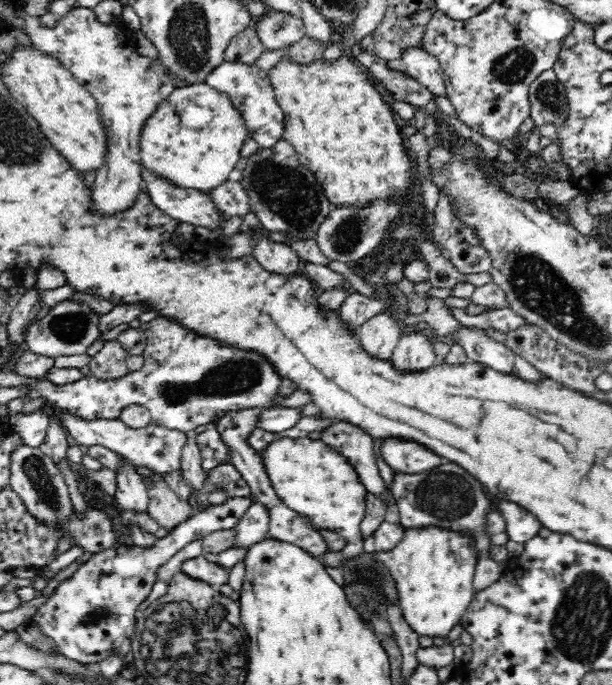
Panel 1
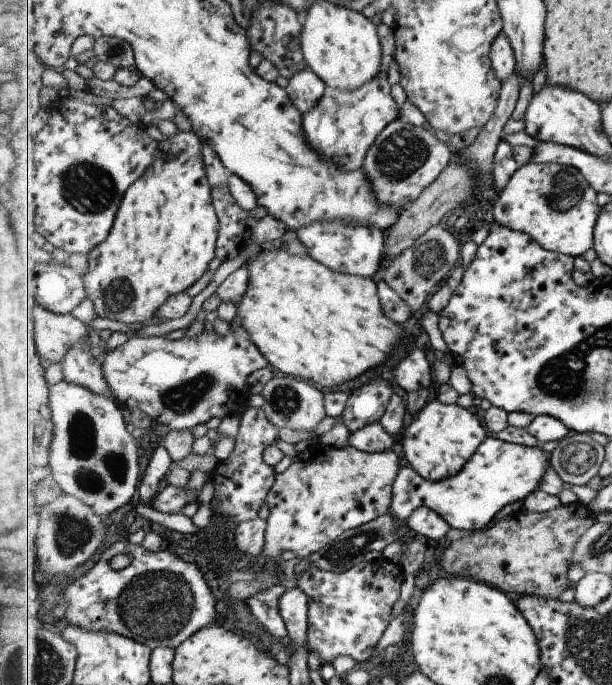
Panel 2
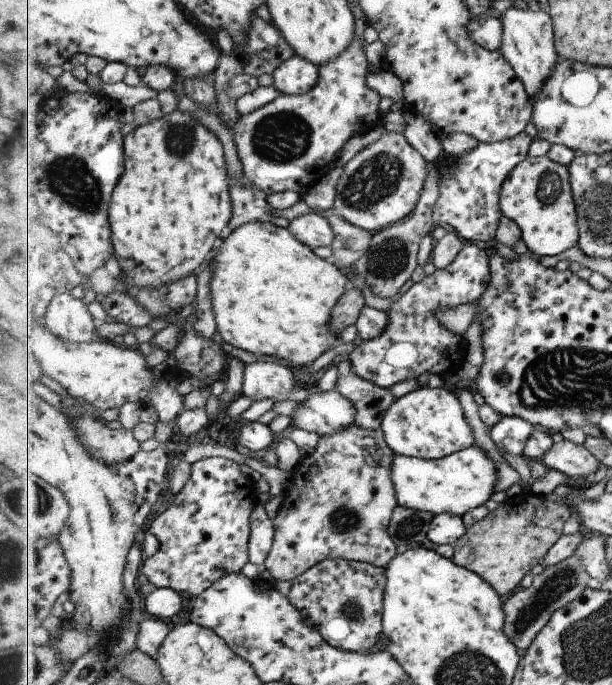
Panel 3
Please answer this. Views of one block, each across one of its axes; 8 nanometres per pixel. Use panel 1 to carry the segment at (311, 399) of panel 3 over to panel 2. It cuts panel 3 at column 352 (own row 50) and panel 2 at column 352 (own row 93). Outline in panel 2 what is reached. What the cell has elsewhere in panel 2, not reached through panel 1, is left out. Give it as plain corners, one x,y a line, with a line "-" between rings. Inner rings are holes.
379,421
365,426
363,430
350,433
348,444
365,452
376,453
392,450
393,445
397,444
399,440
399,438
389,434

